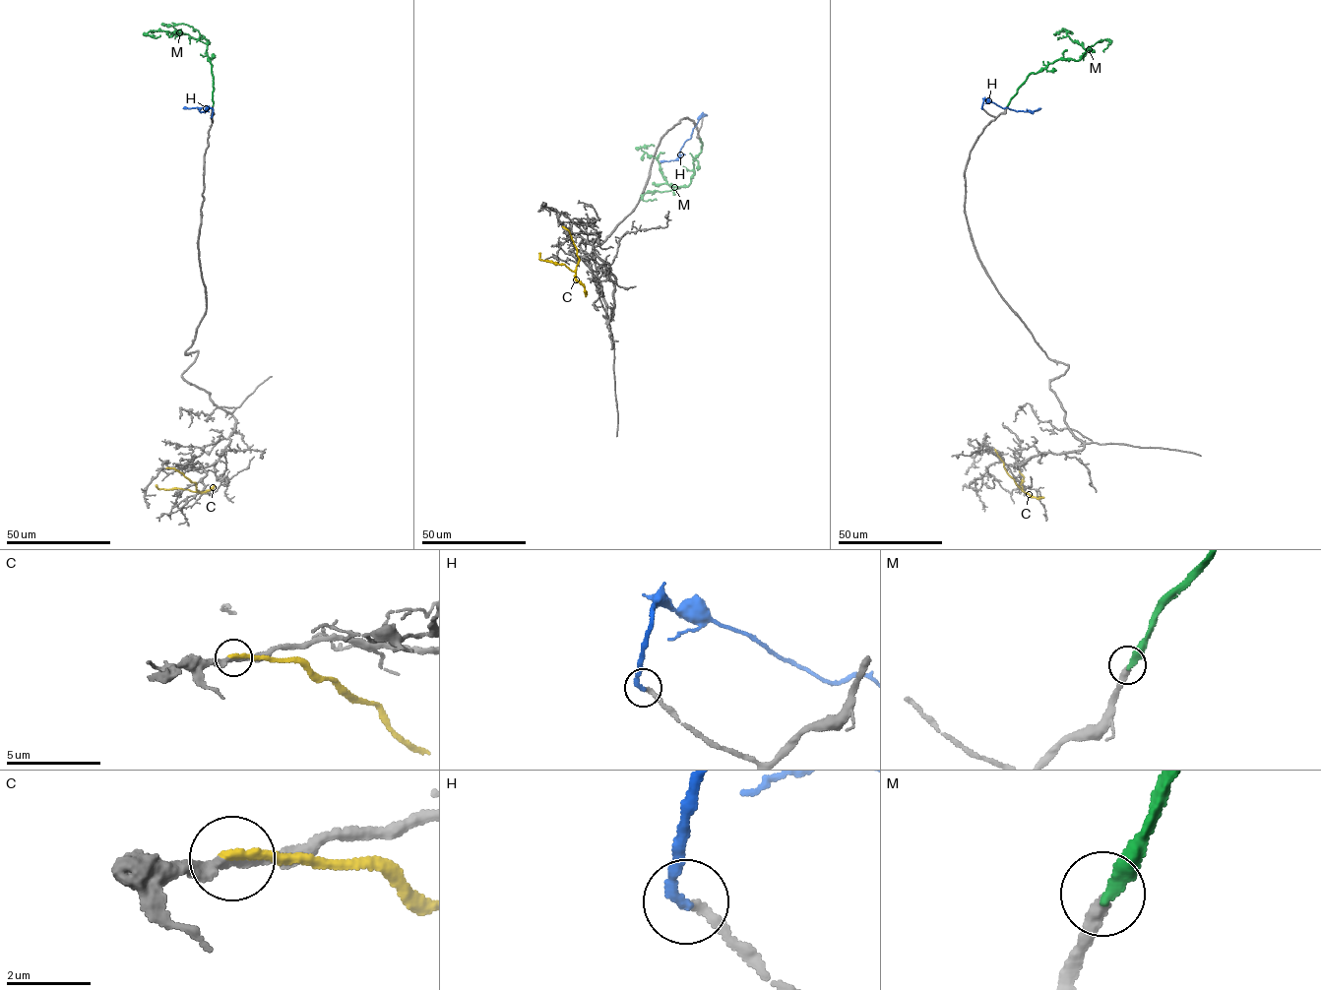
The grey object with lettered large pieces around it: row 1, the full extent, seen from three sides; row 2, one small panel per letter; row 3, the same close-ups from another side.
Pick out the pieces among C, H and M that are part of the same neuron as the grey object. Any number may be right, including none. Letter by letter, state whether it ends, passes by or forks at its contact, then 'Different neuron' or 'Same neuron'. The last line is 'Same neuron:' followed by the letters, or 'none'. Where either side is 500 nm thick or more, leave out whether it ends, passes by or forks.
C: It ends there. Different neuron
H: It ends there. Same neuron
M: It ends there. Different neuron
Same neuron: H

